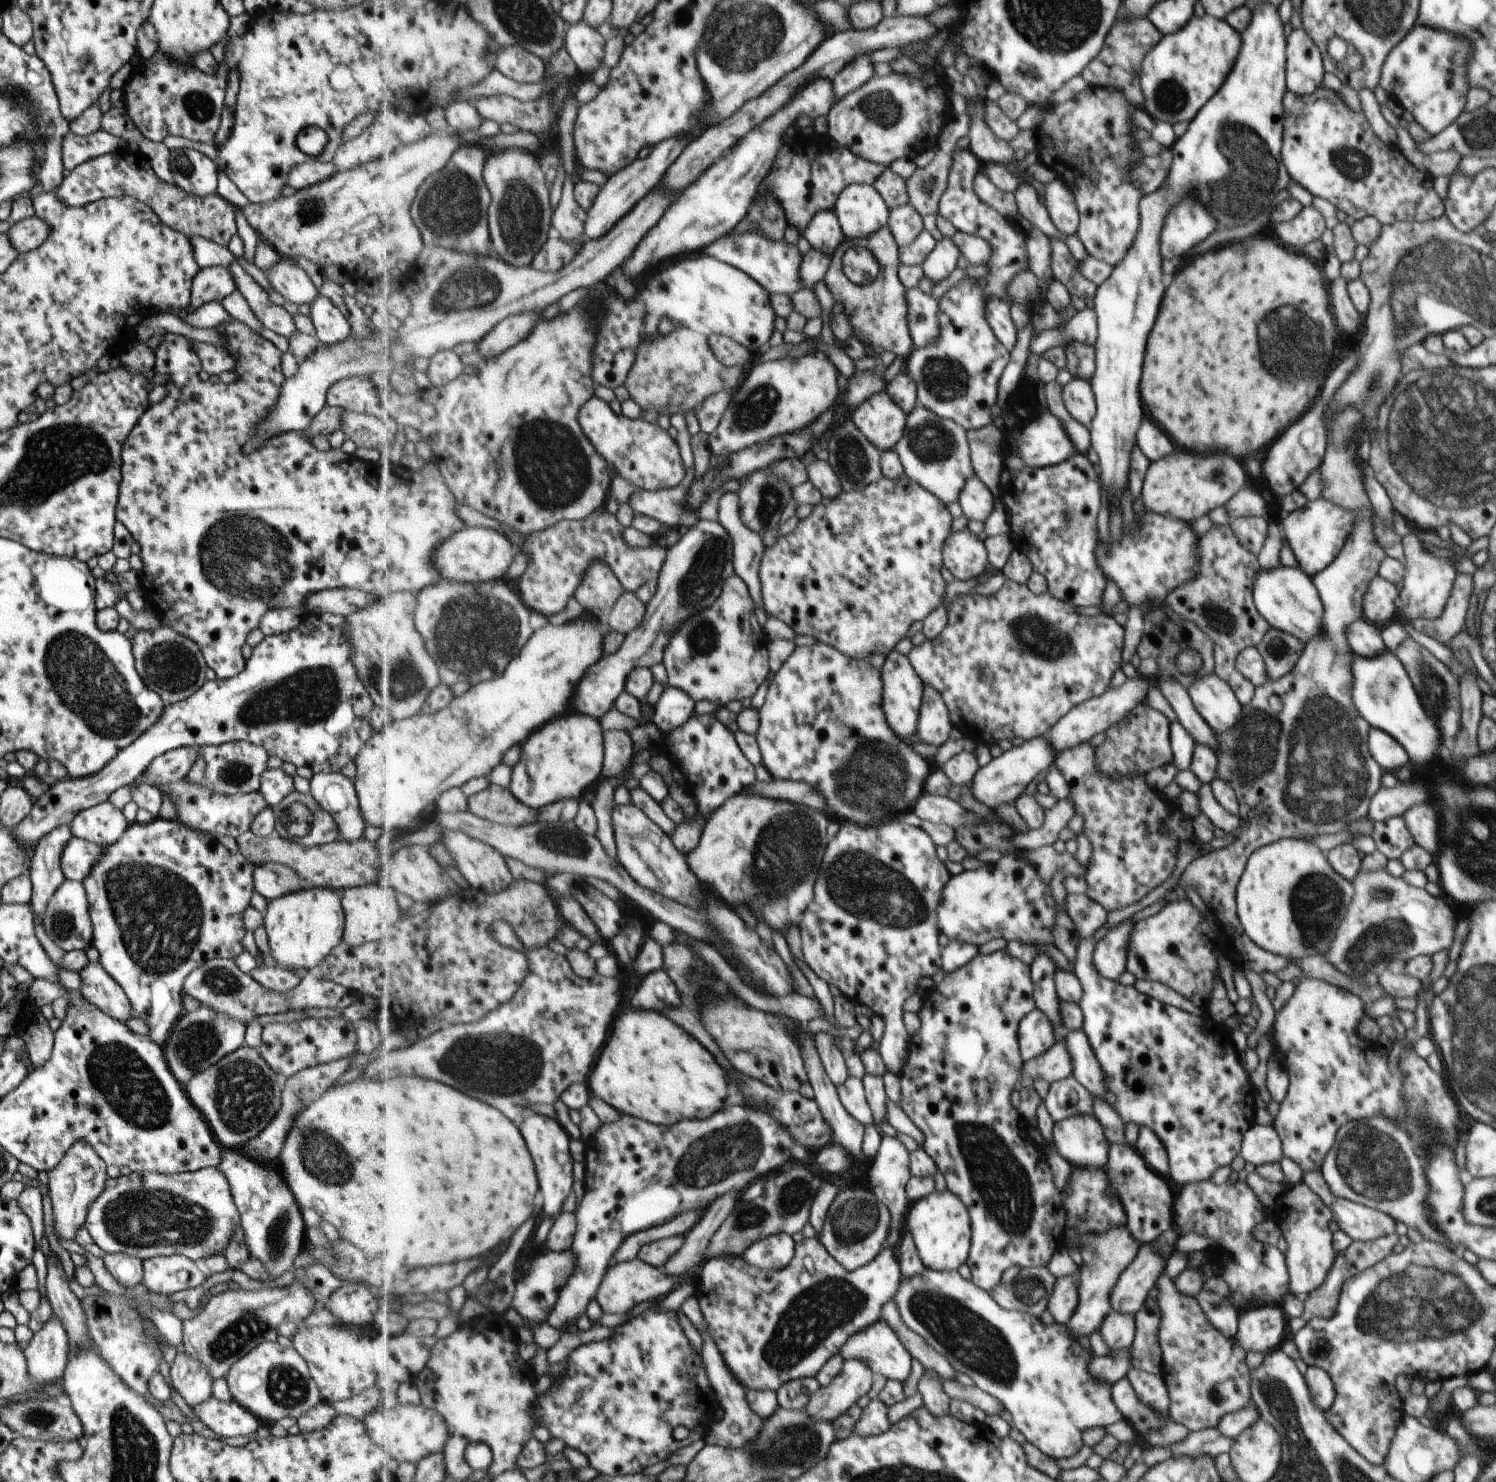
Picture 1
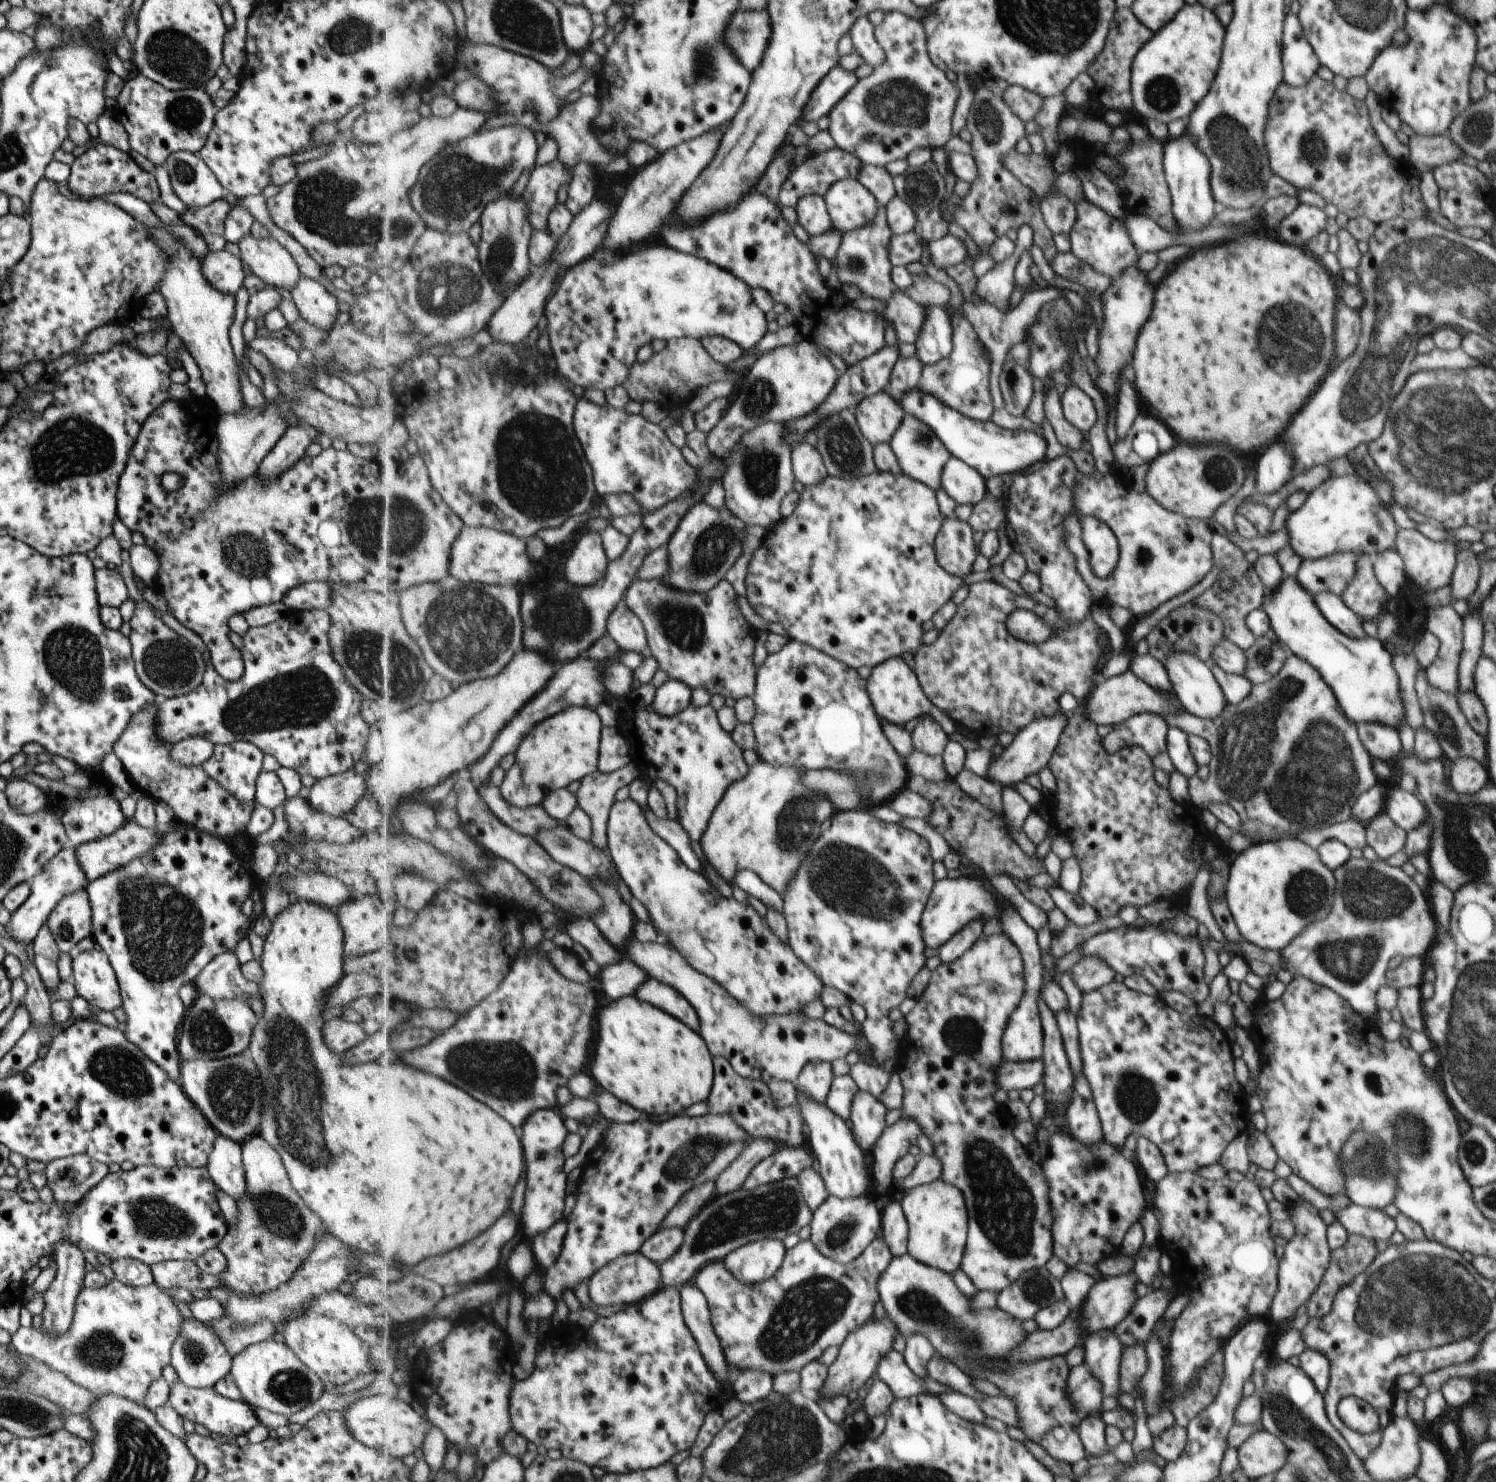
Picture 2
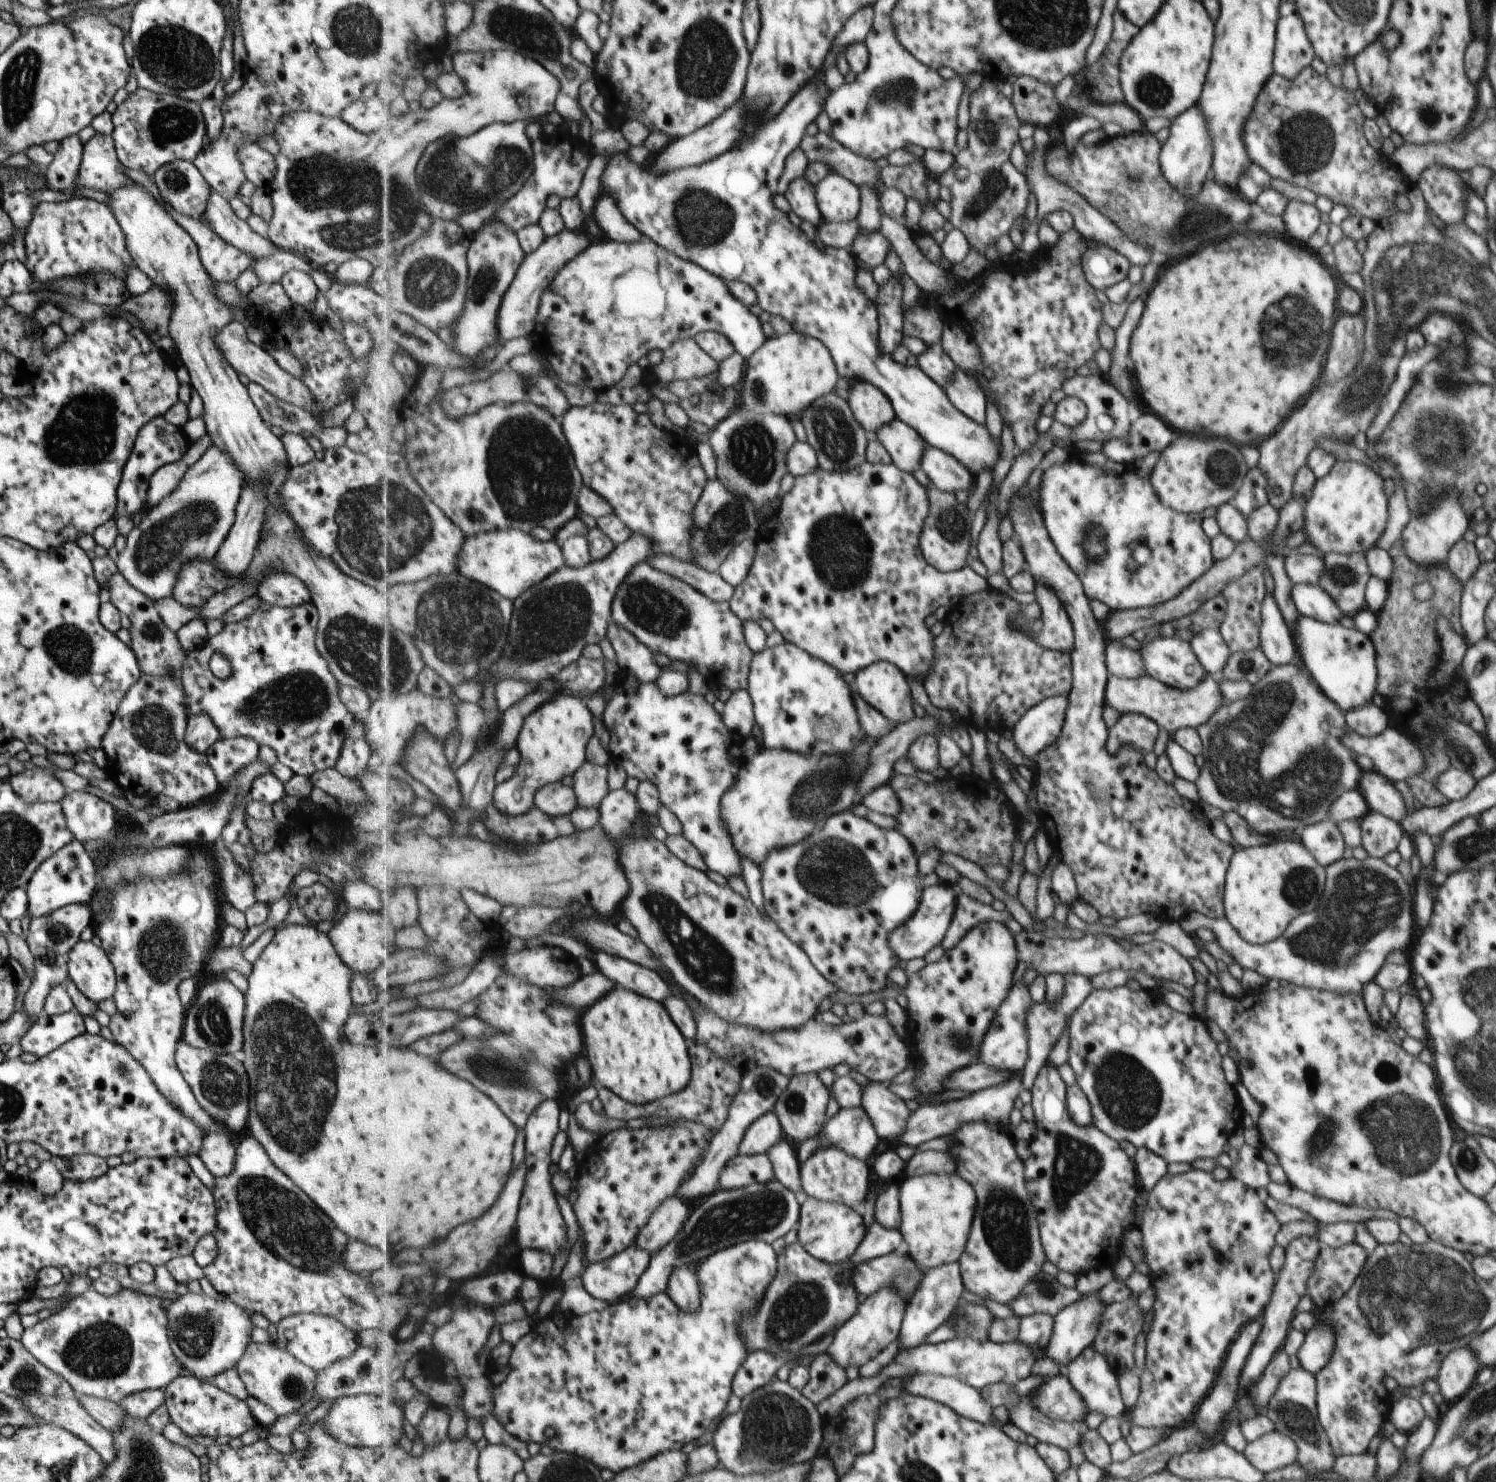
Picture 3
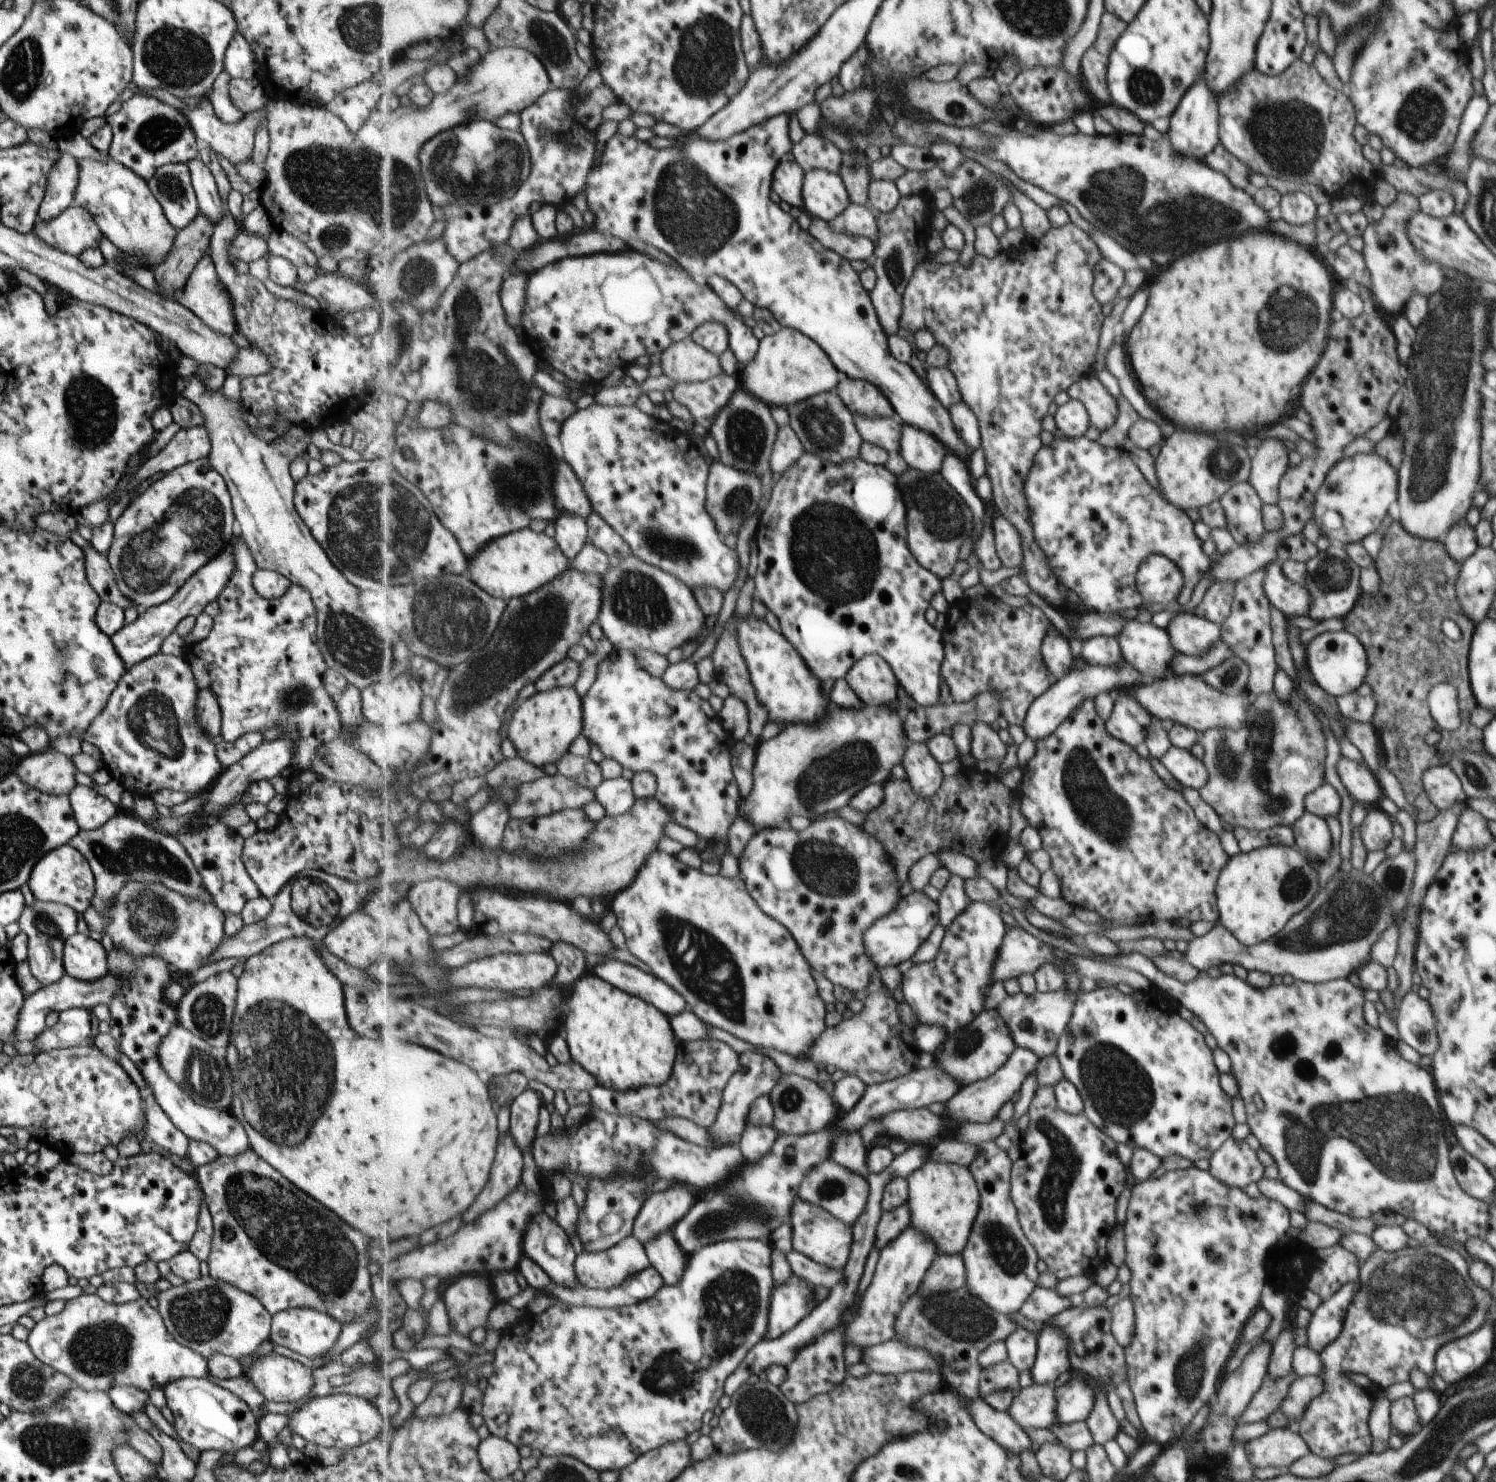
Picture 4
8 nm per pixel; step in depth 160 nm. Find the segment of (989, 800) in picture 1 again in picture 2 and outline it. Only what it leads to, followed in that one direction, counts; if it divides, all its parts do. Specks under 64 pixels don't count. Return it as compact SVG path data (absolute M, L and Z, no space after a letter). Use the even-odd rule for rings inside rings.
M1061 712L1056 715L1037 719L1015 735L1011 744L1000 754L989 768L989 778L1002 789L1013 787L1017 782L1024 782L1031 774L1038 775L1039 770L1045 769L1059 745L1060 734L1067 724L1067 717Z

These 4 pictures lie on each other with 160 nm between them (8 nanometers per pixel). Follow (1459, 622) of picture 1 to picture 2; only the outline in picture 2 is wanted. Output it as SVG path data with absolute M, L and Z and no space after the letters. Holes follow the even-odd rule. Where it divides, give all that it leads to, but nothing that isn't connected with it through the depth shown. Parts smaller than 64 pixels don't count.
M1461 549L1456 554L1456 567L1451 577L1453 601L1468 601L1477 588L1480 561L1470 549Z

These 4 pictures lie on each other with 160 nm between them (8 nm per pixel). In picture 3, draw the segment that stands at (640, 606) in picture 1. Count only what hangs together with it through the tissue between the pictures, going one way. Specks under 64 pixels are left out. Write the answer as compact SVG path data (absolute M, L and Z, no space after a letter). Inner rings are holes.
M615 620L608 626L608 640L616 653L617 664L622 672L631 672L641 682L658 682L663 668L655 662L653 653L639 638L617 626Z

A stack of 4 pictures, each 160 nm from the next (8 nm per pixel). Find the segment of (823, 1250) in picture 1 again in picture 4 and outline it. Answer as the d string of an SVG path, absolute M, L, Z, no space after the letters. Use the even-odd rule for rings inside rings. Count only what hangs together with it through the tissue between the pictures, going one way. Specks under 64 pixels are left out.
M905 1202L903 1206L899 1206L895 1210L884 1211L878 1225L875 1247L880 1252L889 1242L899 1238L909 1226L912 1226L909 1202ZM792 1274L785 1283L776 1286L769 1314L769 1332L765 1339L782 1338L800 1325L817 1308L815 1288L807 1280Z

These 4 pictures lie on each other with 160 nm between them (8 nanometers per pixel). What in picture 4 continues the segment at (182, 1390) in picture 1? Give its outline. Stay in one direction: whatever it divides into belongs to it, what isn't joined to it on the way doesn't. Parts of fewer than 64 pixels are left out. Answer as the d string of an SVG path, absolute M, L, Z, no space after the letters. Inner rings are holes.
M199 1276L179 1286L171 1286L163 1292L158 1291L153 1298L157 1300L157 1312L171 1338L179 1342L181 1346L187 1346L193 1352L201 1354L205 1361L213 1354L223 1354L233 1359L253 1354L257 1346L269 1339L270 1315L257 1298L247 1292L241 1292L239 1288L233 1288L227 1282L213 1280L211 1276Z

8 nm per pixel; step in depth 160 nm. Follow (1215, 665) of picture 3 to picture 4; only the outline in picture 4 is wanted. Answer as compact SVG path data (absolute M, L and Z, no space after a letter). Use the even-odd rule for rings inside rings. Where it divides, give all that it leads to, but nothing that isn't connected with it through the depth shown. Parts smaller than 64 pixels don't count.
M1178 608L1174 609L1177 614L1170 619L1165 630L1168 632L1168 638L1171 640L1172 646L1177 653L1185 655L1205 654L1205 650L1209 650L1220 638L1220 628L1207 619L1194 615L1193 612L1181 612Z

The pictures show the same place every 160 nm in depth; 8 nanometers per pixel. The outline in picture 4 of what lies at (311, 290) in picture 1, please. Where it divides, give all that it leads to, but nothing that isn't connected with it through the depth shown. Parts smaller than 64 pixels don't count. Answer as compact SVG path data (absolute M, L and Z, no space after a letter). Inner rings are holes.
M189 160L185 162L189 170L189 178L194 196L197 200L198 212L201 212L213 227L223 218L223 204L217 194L217 188L211 172L201 160Z

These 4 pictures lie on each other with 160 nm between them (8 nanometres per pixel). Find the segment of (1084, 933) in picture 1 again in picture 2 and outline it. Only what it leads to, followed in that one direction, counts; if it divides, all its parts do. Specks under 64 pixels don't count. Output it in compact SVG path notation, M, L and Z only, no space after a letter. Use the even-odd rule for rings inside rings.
M1059 887L1047 891L1053 905L1059 908L1069 923L1076 926L1087 926L1097 920L1095 910L1079 896L1079 894L1065 894Z

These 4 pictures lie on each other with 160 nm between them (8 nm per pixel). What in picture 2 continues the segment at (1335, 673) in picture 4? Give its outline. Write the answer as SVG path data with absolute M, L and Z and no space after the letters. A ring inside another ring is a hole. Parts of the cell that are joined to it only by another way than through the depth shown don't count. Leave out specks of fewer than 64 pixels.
M1285 576L1273 590L1265 590L1261 610L1265 612L1273 636L1290 652L1304 659L1320 672L1321 679L1332 688L1340 710L1357 726L1361 722L1381 722L1399 728L1404 722L1403 704L1399 698L1397 676L1391 666L1391 652L1372 637L1349 638L1341 634L1317 610L1311 595L1293 577Z

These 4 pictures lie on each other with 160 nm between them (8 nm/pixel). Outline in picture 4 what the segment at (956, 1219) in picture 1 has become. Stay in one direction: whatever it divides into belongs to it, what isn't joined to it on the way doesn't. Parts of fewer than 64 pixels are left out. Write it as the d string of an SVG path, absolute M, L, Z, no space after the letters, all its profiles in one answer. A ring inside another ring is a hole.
M929 1160L908 1177L908 1182L912 1226L929 1234L940 1253L962 1254L981 1212L982 1197L976 1176L969 1167Z

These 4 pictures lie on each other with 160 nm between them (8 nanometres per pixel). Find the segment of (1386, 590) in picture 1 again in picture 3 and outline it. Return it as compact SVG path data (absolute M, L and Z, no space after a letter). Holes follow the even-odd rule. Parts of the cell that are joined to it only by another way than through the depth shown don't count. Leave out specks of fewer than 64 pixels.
M1329 552L1323 554L1324 573L1321 574L1320 581L1315 582L1321 590L1325 590L1336 603L1337 610L1343 616L1353 615L1363 608L1363 586L1367 584L1371 572L1368 570L1367 560L1363 553L1338 554Z

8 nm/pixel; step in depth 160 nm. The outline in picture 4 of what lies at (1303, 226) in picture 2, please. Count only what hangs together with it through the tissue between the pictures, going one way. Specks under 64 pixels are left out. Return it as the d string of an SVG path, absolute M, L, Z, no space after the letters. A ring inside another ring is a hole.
M1289 192L1280 196L1276 215L1288 224L1302 226L1315 218L1315 204L1301 192Z

